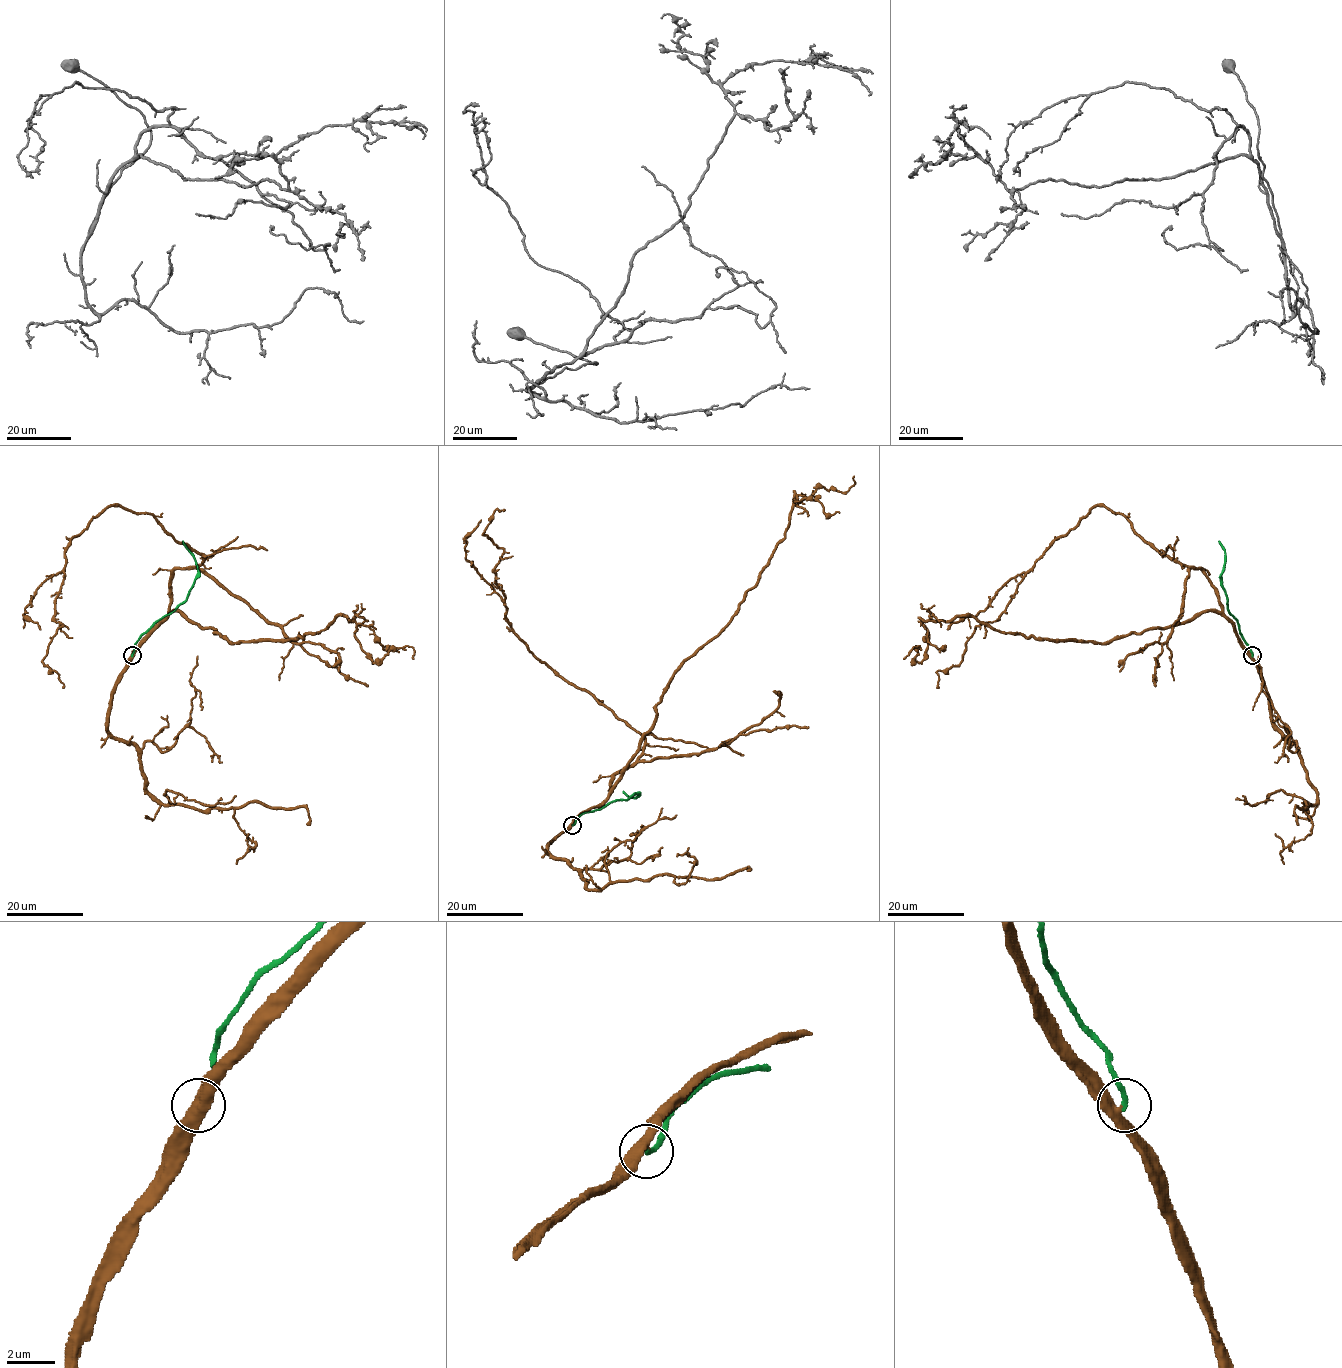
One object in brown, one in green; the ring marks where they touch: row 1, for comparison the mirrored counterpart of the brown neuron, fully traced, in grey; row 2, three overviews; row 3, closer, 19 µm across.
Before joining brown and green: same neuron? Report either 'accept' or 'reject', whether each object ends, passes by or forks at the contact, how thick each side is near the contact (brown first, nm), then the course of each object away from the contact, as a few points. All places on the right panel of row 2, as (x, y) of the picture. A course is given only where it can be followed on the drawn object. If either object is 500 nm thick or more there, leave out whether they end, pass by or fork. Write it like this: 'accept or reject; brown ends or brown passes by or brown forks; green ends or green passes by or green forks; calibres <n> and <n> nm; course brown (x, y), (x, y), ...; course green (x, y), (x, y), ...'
accept; brown passes by; green ends; calibres 360 and 200 nm; course brown (1252, 656), (1201, 569), (1095, 505), (999, 618), (977, 626), (962, 661), (937, 672), (937, 687); course green (1253, 656), (1237, 621), (1228, 611), (1221, 582), (1225, 549), (1219, 541)

